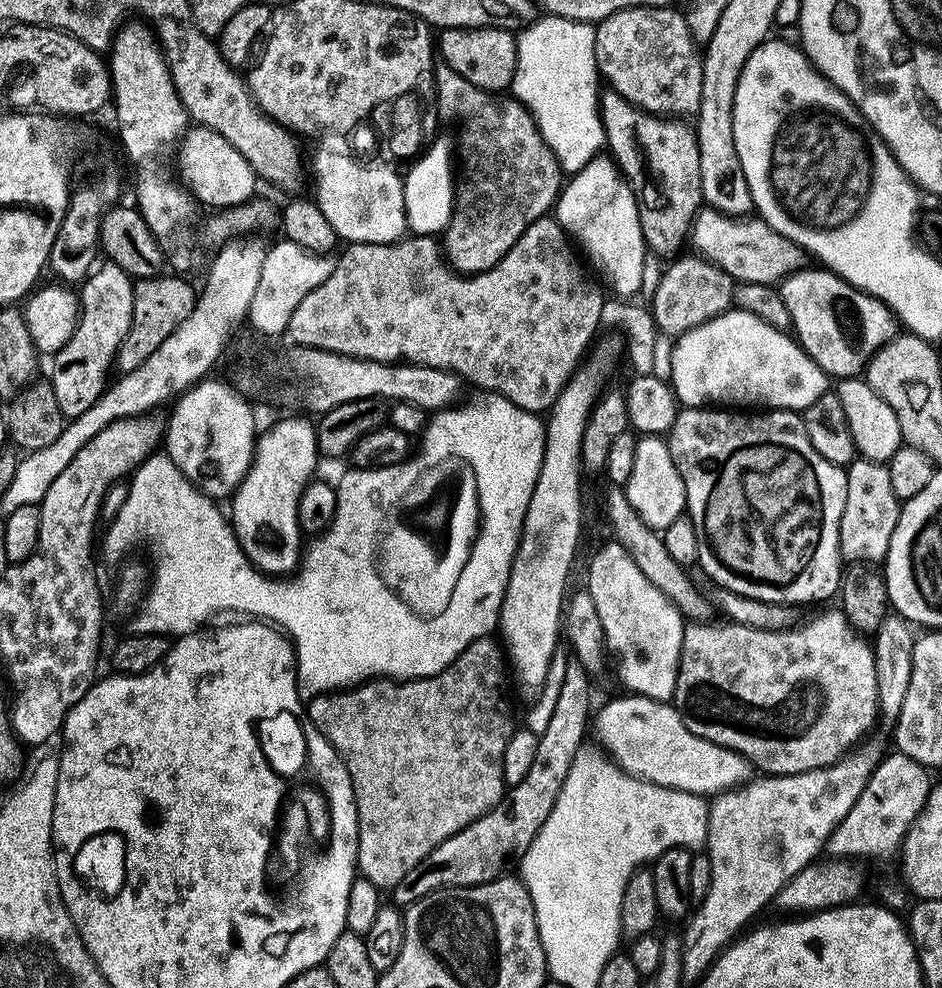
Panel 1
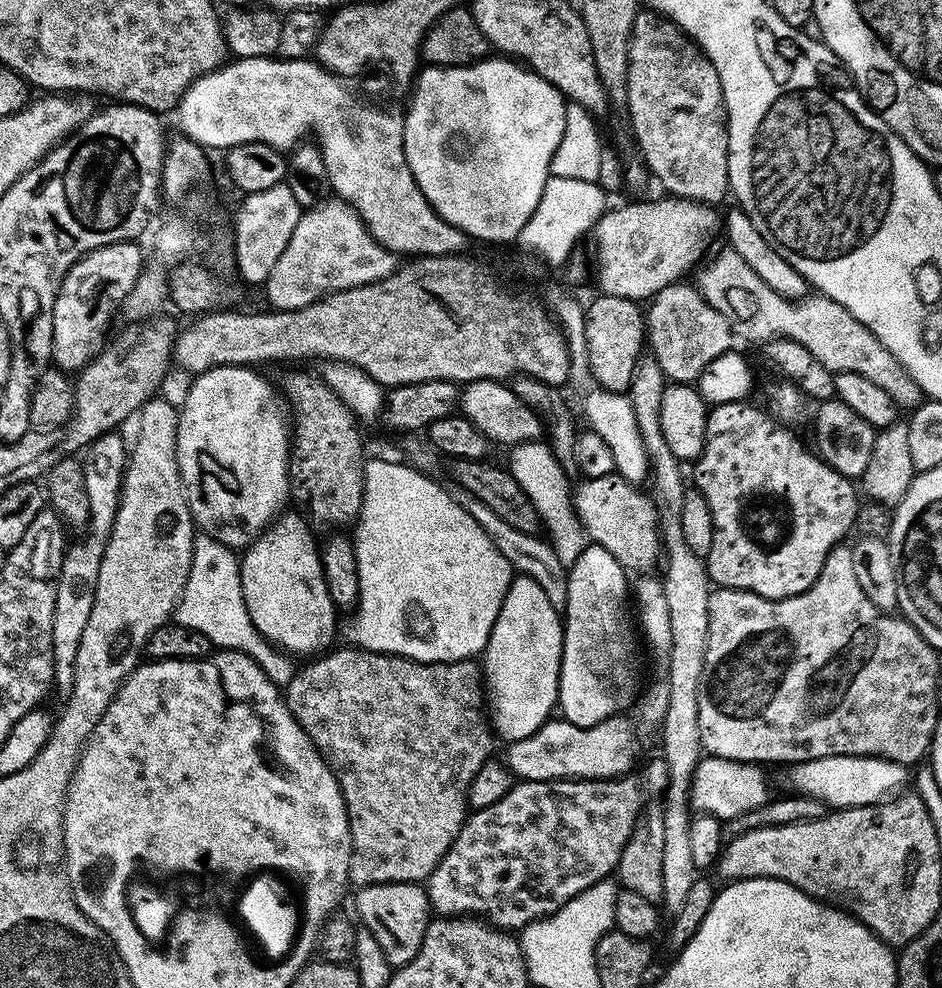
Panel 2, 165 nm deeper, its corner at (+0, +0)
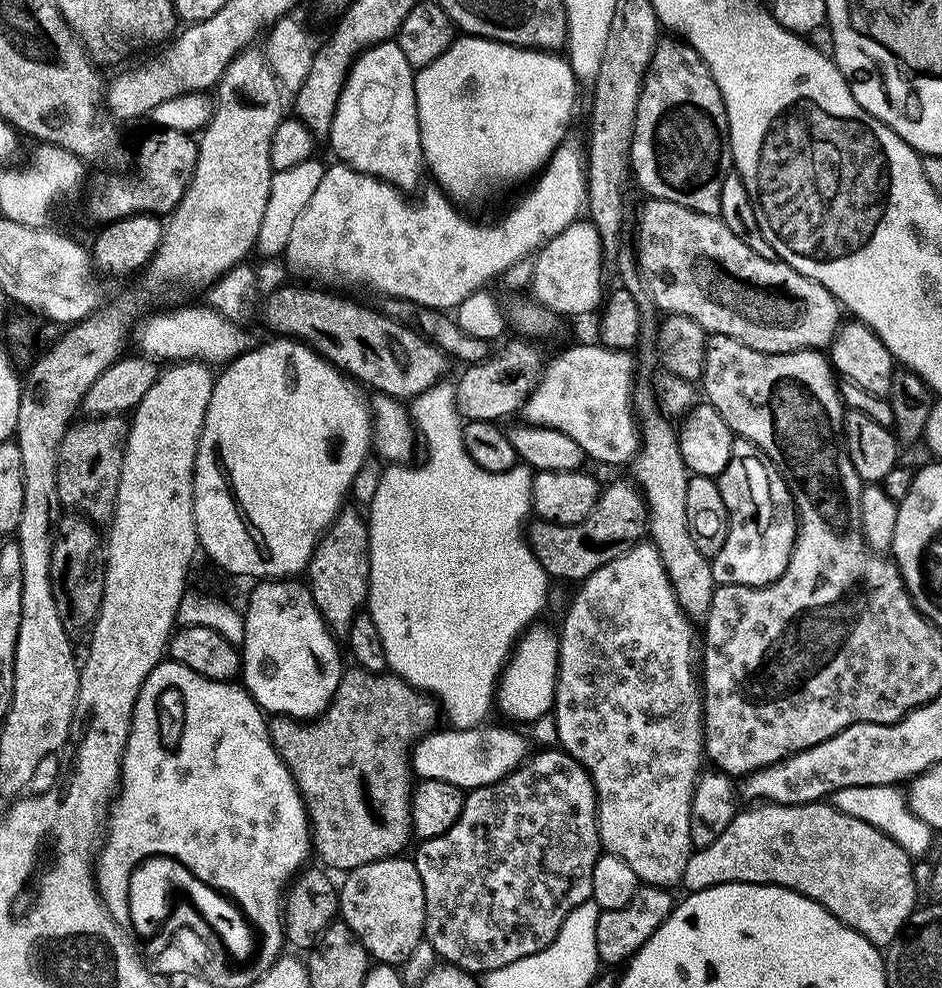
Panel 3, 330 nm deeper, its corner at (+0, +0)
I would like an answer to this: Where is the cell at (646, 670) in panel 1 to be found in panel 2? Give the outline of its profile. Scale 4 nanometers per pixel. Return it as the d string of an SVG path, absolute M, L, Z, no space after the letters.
M589 543L587 547L582 550L582 554L578 556L572 566L568 568L568 590L566 592L565 608L562 613L564 649L561 652L558 712L563 719L568 720L571 724L579 728L598 726L598 722L608 720L612 716L623 713L625 711L623 708L626 707L632 699L633 703L633 701L637 699L638 693L641 691L640 660L636 657L636 636L638 640L638 632L634 627L634 612L630 607L630 580L628 584L628 579L630 579L629 573L620 565L618 558L614 558L614 554L610 554L610 550L606 550L602 546L593 543Z

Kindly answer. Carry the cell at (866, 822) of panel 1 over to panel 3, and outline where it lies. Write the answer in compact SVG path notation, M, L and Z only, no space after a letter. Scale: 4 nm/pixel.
M756 802L748 806L745 812L744 809L737 811L734 822L730 822L730 826L726 826L726 830L722 830L722 834L718 834L718 838L714 842L710 842L710 846L697 848L693 851L692 856L686 862L686 874L682 884L683 887L686 886L685 889L688 892L701 892L707 888L713 888L715 884L777 884L779 888L800 892L806 898L818 902L826 910L830 910L830 914L834 914L834 918L838 918L848 928L853 928L855 932L865 936L877 948L884 950L905 931L908 921L912 918L912 913L918 908L918 903L916 904L916 876L912 873L912 864L914 864L913 857L908 855L901 844L894 842L894 838L890 838L882 830L870 826L870 822L862 822L862 818L842 814L837 808L833 808L831 803L770 804Z

